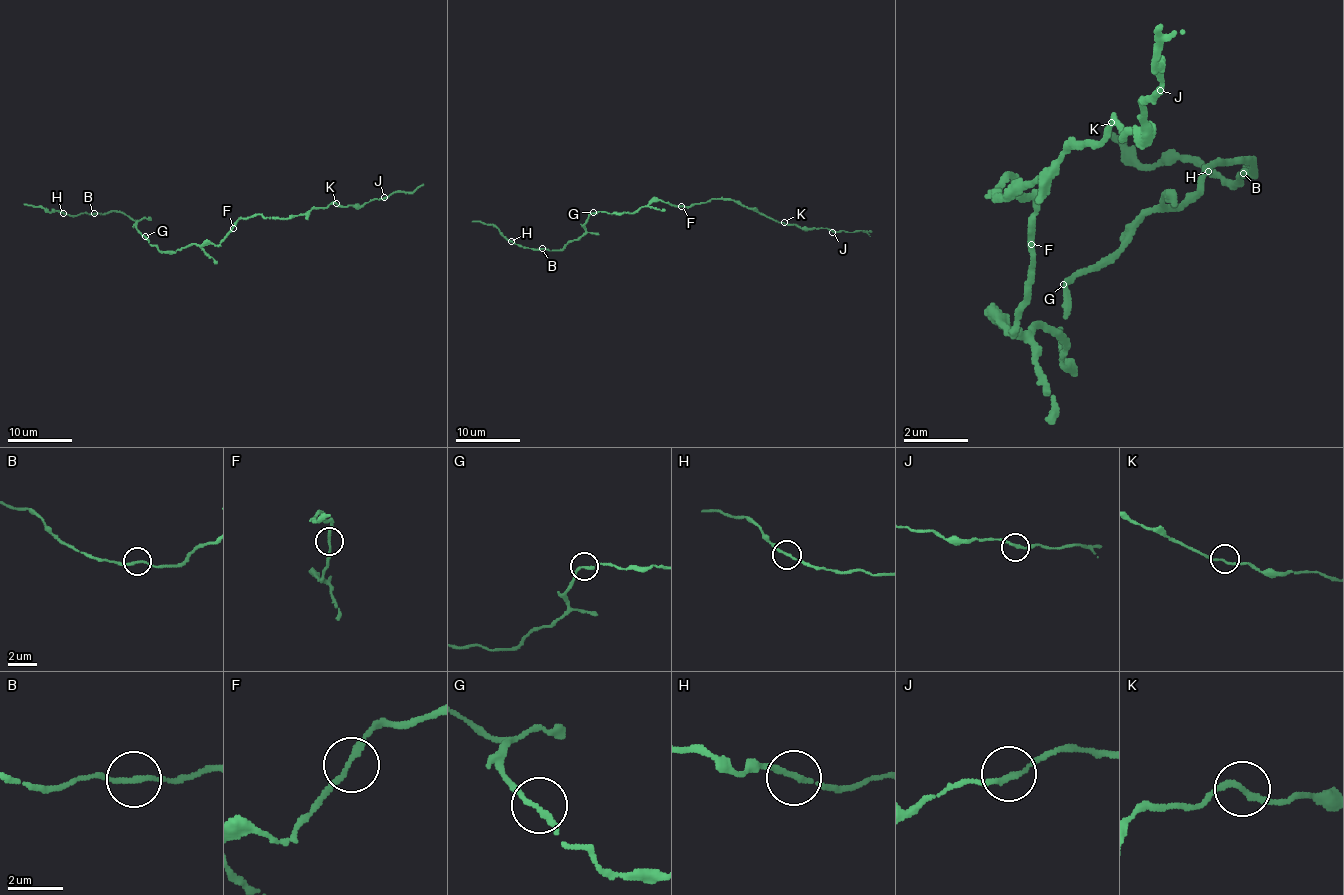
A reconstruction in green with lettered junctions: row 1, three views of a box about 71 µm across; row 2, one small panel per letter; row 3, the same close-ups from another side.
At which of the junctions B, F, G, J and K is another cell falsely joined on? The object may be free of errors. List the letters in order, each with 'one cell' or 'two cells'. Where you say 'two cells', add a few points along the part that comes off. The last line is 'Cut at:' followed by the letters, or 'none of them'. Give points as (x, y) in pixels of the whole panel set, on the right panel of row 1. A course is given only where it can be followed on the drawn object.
B: two cells; foreign part runs (1241, 171), (1249, 171), (1216, 179), (1136, 155), (1103, 122)
F: one cell
G: one cell
J: one cell
K: one cell
Cut at: B

